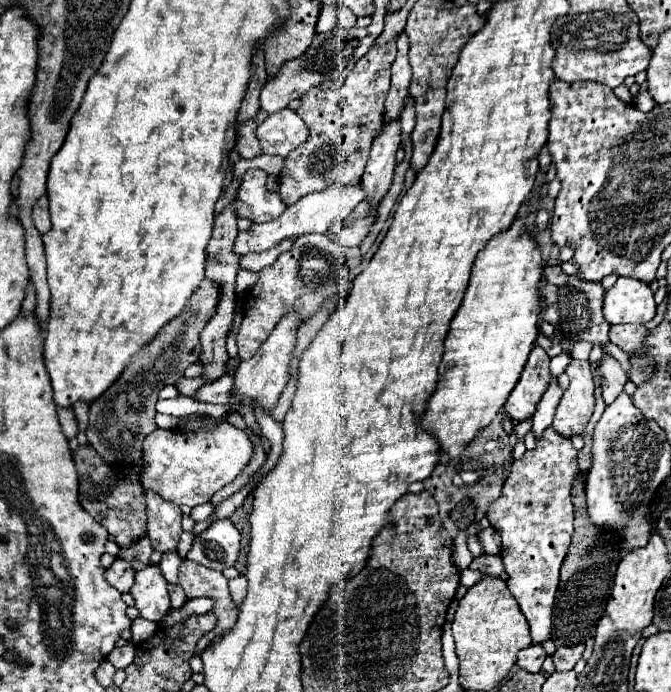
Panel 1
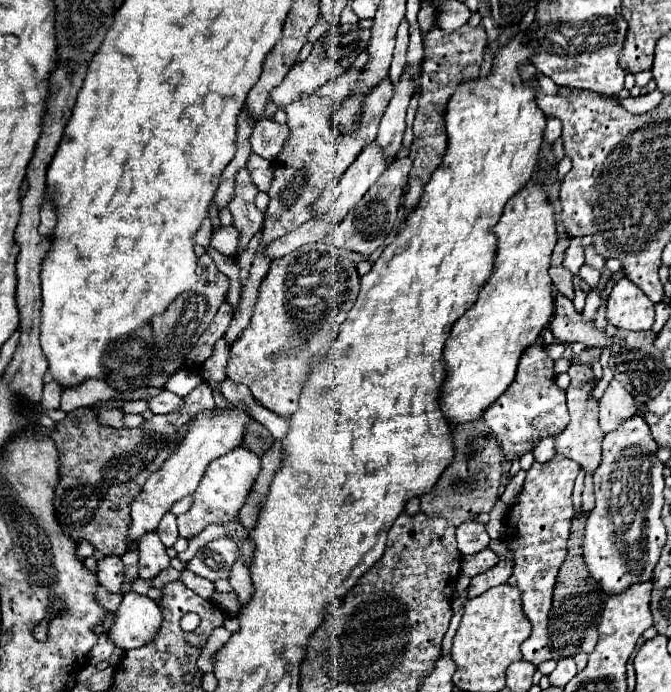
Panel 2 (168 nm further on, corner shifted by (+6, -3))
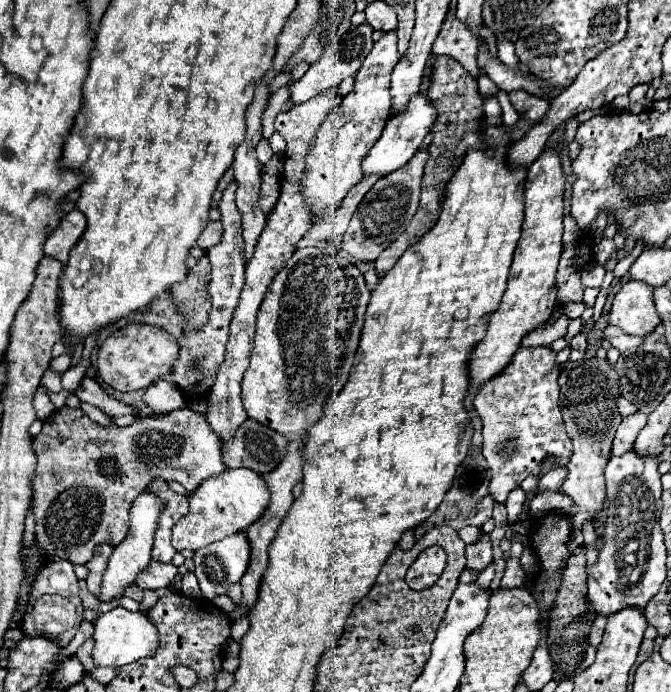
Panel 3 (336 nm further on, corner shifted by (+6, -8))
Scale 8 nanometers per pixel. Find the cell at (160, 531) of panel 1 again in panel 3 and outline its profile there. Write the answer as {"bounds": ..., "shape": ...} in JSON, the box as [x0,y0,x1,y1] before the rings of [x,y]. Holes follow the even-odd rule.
{"bounds":[137,562,177,590],"shape":[[[151,562],[137,578],[137,586],[143,590],[159,590],[167,588],[177,576],[177,568],[173,564]]]}

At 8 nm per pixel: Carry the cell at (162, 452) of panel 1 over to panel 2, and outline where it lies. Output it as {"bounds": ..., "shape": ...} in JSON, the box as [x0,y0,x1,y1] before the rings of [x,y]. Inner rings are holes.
{"bounds":[177,447,261,539],"shape":[[[237,447],[237,449],[229,451],[227,455],[221,455],[219,459],[211,461],[197,491],[193,493],[191,509],[177,517],[179,535],[191,539],[211,523],[221,525],[225,521],[231,521],[239,513],[239,509],[243,507],[245,495],[251,491],[259,471],[261,471],[261,459],[257,457],[257,453],[251,453],[245,447]]]}

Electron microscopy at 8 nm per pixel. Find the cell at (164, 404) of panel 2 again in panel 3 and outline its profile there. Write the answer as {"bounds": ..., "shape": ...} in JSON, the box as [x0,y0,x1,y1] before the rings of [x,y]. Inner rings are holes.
{"bounds":[75,376,131,416],"shape":[[[85,376],[85,378],[81,380],[79,388],[75,390],[75,396],[77,396],[79,400],[83,400],[83,402],[89,402],[89,404],[97,406],[97,408],[103,410],[103,412],[113,414],[113,416],[131,414],[131,408],[129,408],[129,406],[125,406],[125,404],[119,402],[119,400],[113,400],[113,398],[95,382],[95,378],[89,378],[89,376]]]}

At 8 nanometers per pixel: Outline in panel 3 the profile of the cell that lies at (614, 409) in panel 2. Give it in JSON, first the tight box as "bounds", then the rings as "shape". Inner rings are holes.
{"bounds":[613,412,647,454],"shape":[[[641,412],[623,418],[623,422],[617,428],[615,440],[613,440],[613,454],[625,454],[633,448],[637,432],[641,432],[641,428],[645,426],[645,420],[647,420],[647,416]]]}

